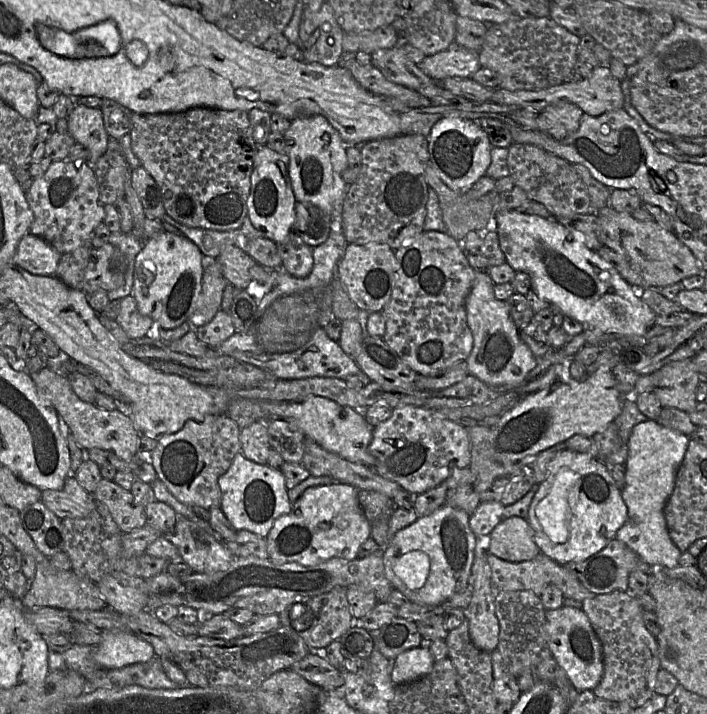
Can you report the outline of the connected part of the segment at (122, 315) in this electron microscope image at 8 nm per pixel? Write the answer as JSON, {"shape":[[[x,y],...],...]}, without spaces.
{"shape":[[[131,294],[121,299],[120,311],[115,320],[132,339],[142,338],[149,330],[152,332],[157,328],[150,317],[138,311],[136,300]]]}

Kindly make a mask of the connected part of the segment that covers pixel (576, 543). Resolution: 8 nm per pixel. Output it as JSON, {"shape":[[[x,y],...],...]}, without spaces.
{"shape":[[[558,451],[528,510],[528,523],[542,554],[559,565],[584,561],[615,539],[628,511],[608,466],[589,453]]]}

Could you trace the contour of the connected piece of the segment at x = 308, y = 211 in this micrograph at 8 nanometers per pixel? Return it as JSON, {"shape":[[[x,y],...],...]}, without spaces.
{"shape":[[[301,201],[296,202],[295,213],[293,231],[304,243],[313,248],[327,240],[331,228],[331,215],[310,203]]]}

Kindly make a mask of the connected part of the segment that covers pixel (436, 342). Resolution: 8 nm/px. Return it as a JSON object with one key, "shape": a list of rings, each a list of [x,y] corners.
{"shape":[[[423,231],[394,252],[396,279],[390,300],[382,310],[385,319],[383,340],[417,374],[435,376],[465,361],[473,348],[474,338],[467,324],[466,299],[478,270],[468,263],[461,242],[443,232]]]}

